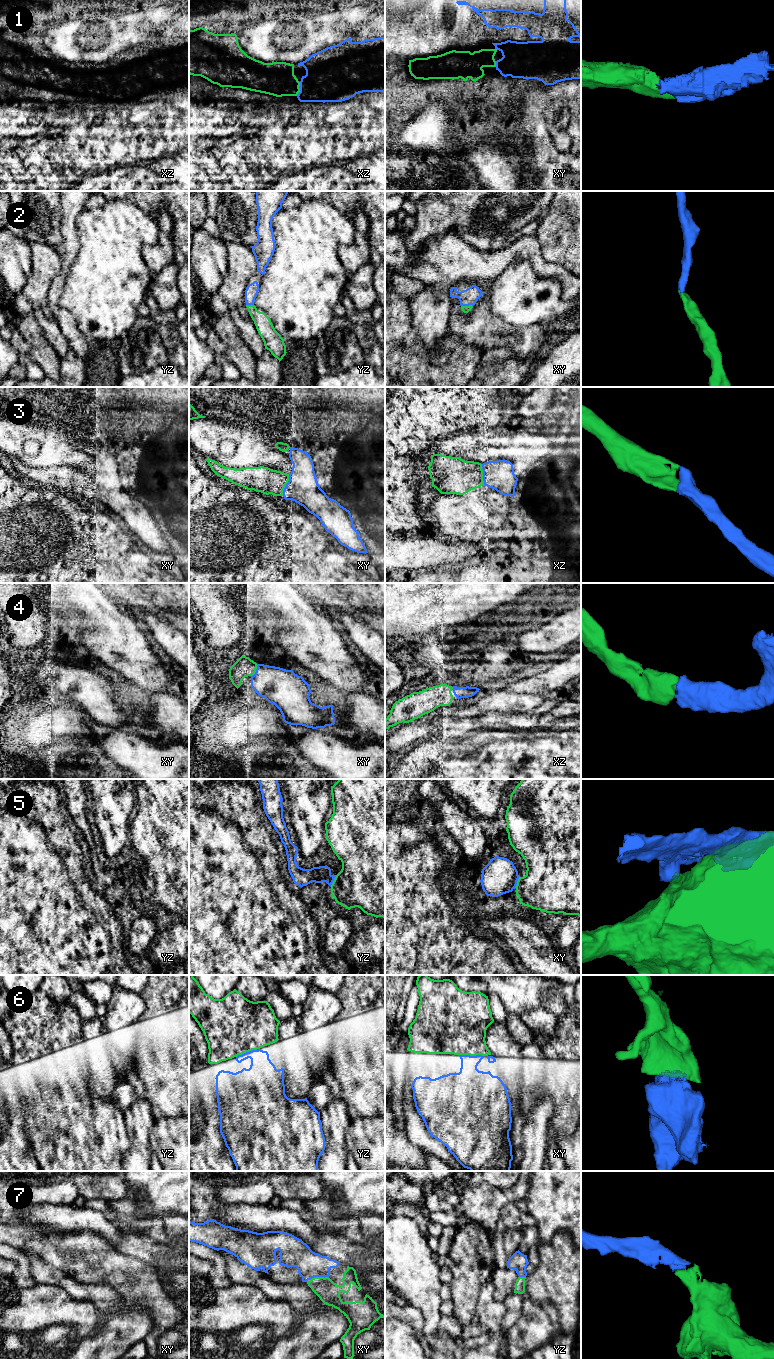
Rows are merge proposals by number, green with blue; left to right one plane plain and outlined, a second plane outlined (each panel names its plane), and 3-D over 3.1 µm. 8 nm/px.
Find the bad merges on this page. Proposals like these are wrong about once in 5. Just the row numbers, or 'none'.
5

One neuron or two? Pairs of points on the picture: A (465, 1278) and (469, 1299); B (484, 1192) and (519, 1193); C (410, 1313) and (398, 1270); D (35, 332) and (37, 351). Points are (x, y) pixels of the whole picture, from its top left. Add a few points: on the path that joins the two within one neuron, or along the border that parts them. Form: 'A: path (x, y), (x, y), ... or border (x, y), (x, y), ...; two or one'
A: path (465, 1283), (465, 1294); one
B: path (493, 1194), (510, 1194); one
C: border (408, 1303), (420, 1311), (423, 1322); two
D: path (35, 337), (37, 346); one

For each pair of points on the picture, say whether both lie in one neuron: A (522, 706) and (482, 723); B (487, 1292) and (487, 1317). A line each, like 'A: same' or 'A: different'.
A: different
B: same

